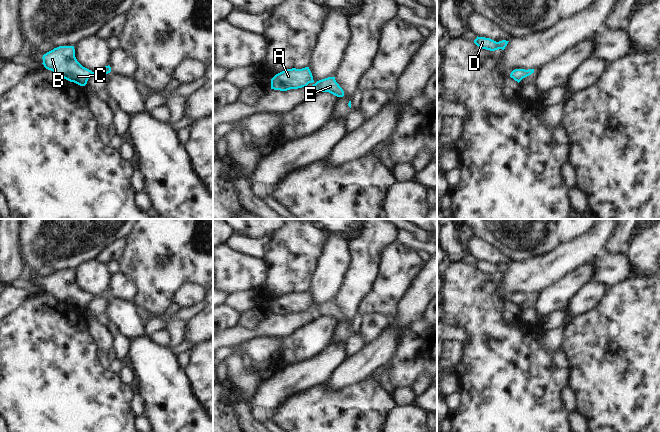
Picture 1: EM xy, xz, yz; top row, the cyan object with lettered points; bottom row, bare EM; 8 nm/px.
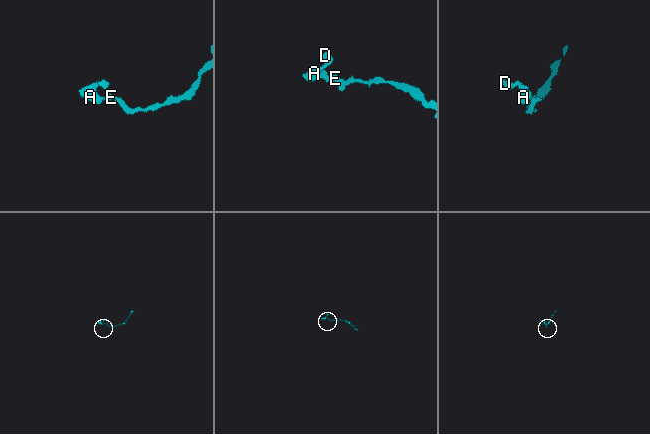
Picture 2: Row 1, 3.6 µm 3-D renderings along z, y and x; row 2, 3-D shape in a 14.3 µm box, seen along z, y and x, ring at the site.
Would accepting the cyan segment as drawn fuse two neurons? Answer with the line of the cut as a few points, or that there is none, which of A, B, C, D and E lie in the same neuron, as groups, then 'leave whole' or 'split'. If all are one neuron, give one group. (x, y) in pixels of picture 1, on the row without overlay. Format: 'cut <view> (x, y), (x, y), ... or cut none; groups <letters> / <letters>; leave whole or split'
cut none; groups A B C D E; leave whole

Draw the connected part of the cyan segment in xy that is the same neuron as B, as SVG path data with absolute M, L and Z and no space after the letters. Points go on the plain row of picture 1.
M59 270L43 279L43 289L58 300L85 310L95 297L83 291L75 281L74 270Z

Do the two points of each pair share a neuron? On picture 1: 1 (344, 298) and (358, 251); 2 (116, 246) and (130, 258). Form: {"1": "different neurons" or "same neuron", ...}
{"1": "same neuron", "2": "different neurons"}

